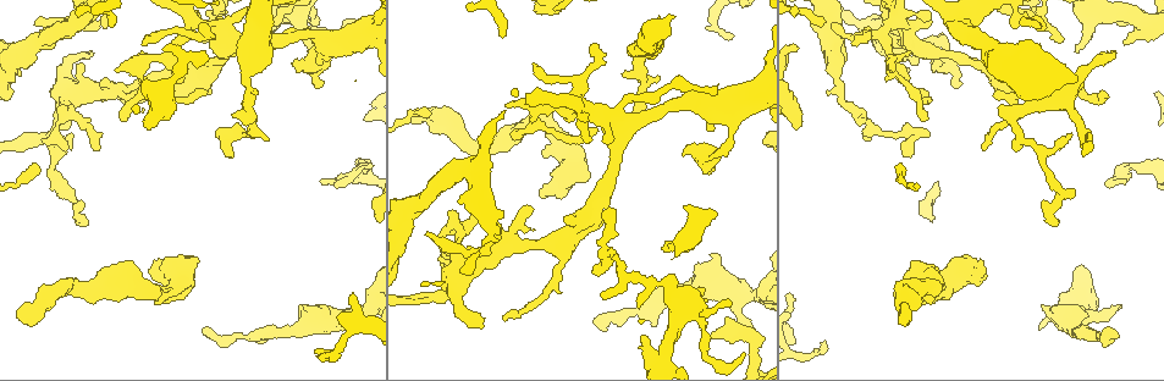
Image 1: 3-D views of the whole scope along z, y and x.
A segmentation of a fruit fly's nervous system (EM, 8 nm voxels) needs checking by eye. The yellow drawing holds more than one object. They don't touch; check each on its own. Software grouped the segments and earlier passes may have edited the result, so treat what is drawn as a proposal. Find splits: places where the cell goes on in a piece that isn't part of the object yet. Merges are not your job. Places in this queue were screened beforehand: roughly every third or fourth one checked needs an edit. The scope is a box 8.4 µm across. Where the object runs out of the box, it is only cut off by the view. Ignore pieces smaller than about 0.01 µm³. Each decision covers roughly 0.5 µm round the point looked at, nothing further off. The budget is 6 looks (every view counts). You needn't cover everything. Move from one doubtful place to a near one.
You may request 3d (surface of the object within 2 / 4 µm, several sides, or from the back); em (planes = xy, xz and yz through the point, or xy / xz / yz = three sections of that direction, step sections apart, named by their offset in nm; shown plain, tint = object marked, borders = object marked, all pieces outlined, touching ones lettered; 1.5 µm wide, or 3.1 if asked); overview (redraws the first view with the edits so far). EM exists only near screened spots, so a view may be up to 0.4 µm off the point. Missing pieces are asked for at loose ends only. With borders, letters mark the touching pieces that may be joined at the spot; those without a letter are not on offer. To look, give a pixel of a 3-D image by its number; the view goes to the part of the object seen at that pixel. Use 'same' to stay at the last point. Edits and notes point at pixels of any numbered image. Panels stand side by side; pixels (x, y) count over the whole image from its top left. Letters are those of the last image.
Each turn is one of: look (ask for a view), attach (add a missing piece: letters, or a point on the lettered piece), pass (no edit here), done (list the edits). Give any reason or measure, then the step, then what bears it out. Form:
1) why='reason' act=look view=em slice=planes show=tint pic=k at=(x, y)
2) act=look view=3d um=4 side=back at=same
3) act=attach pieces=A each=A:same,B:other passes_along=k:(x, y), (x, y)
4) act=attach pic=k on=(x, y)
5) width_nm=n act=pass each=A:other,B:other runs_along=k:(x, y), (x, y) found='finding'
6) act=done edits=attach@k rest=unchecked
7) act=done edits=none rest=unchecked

why='long arm stops here' act=look view=3d um=4 pic=1 at=(605, 331)

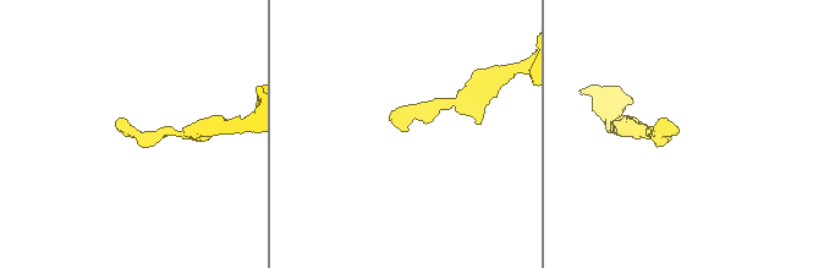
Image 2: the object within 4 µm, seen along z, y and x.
act=look view=em slice=planes show=borders pic=2 at=(133, 134)

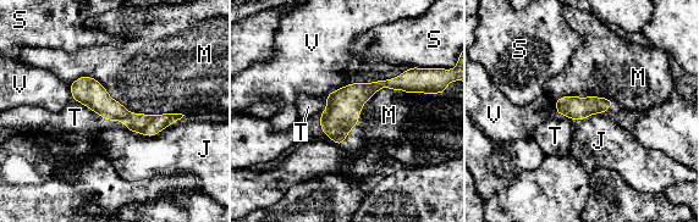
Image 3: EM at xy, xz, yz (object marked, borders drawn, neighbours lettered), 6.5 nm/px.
act=pass each=J:other,M:other,S:other,T:other,V:other border=3:(185, 115), (154, 136), (105, 120) found='no lettered piece goes on from it'

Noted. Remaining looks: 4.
why='thick end' act=look view=em slice=planes show=borders pic=1 at=(980, 265)

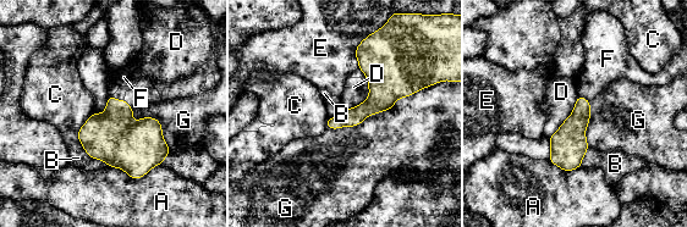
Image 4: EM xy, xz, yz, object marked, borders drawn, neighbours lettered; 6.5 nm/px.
act=attach pieces=F each=A:other,B:other,C:other,D:other,E:other,F:same,G:other found='the cell continues'

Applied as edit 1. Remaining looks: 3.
why='branch stops here' act=look view=3d um=4 pic=1 at=(203, 28)

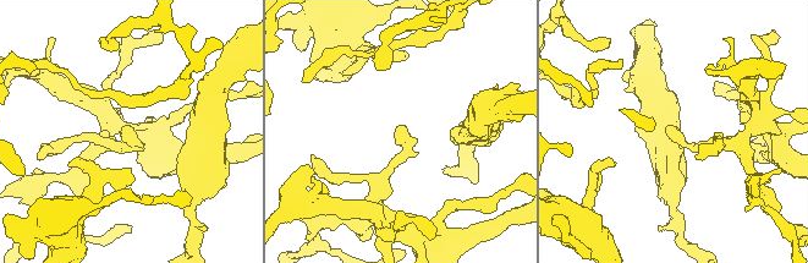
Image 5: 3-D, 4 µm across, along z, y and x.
why='now the EM' act=look view=em slice=planes show=plain pic=5 at=(398, 128)

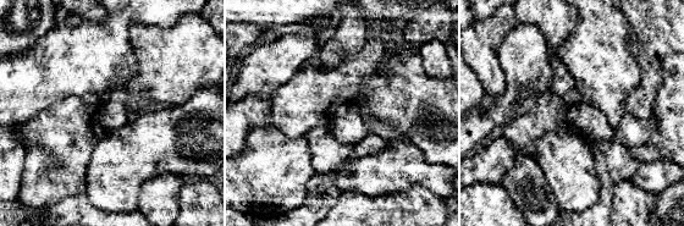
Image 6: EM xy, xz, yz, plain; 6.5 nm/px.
act=look view=em slice=planes show=borders at=same

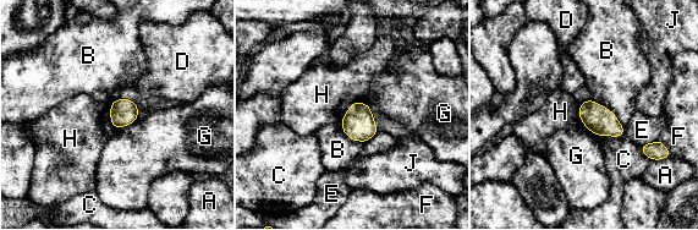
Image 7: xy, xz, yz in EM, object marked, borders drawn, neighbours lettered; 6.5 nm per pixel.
longest_contact=B:300nm act=pass each=A:other,B:other,C:other,D:other,E:other,F:other,G:other,H:other,J:other border=7:(360, 100), (350, 105), (340, 121) found='no lettered piece goes on from it'

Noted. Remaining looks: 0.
act=done edits=attach@4 rest=unchecked

